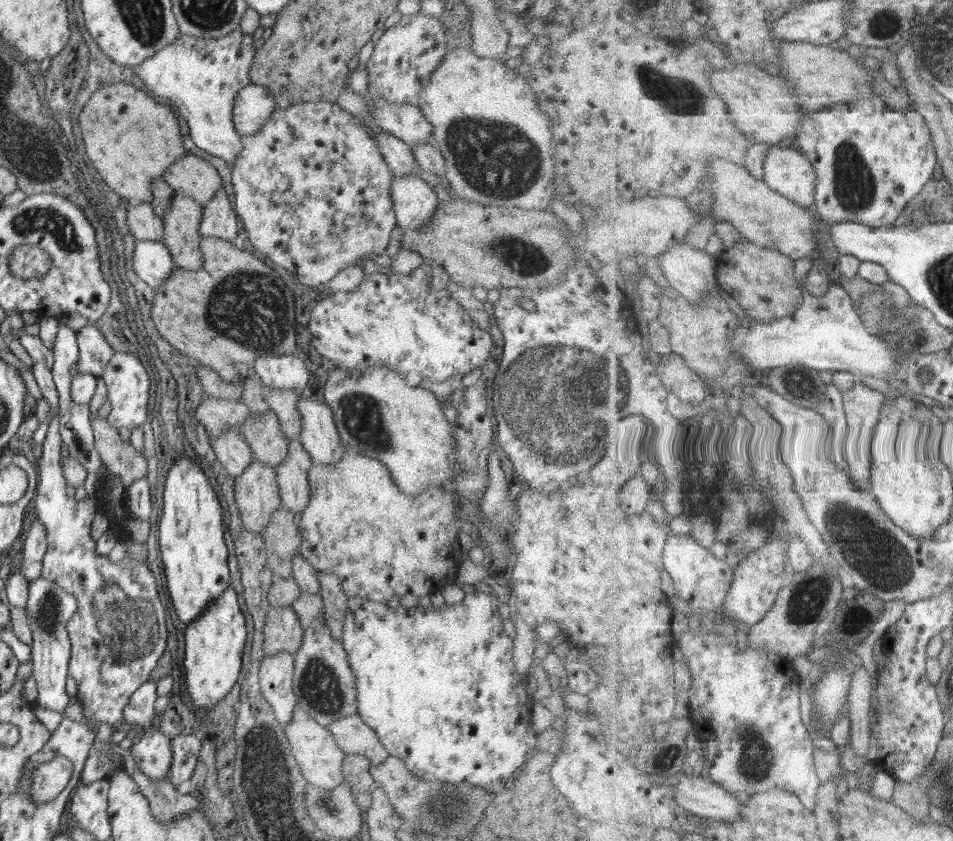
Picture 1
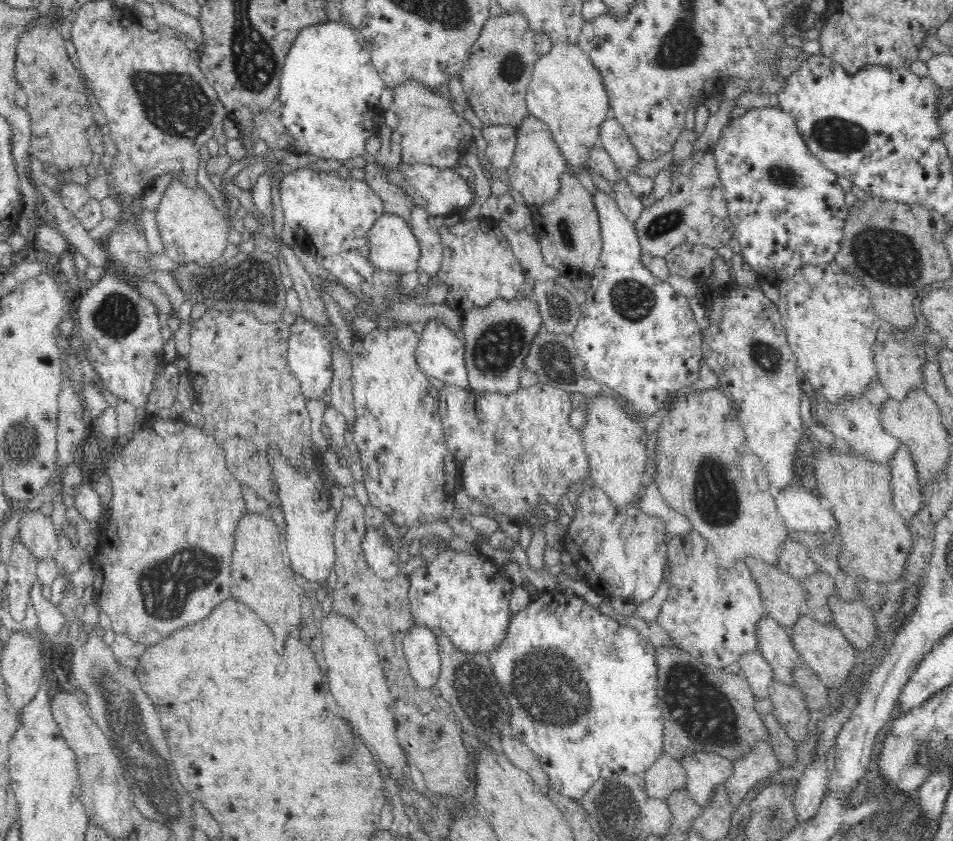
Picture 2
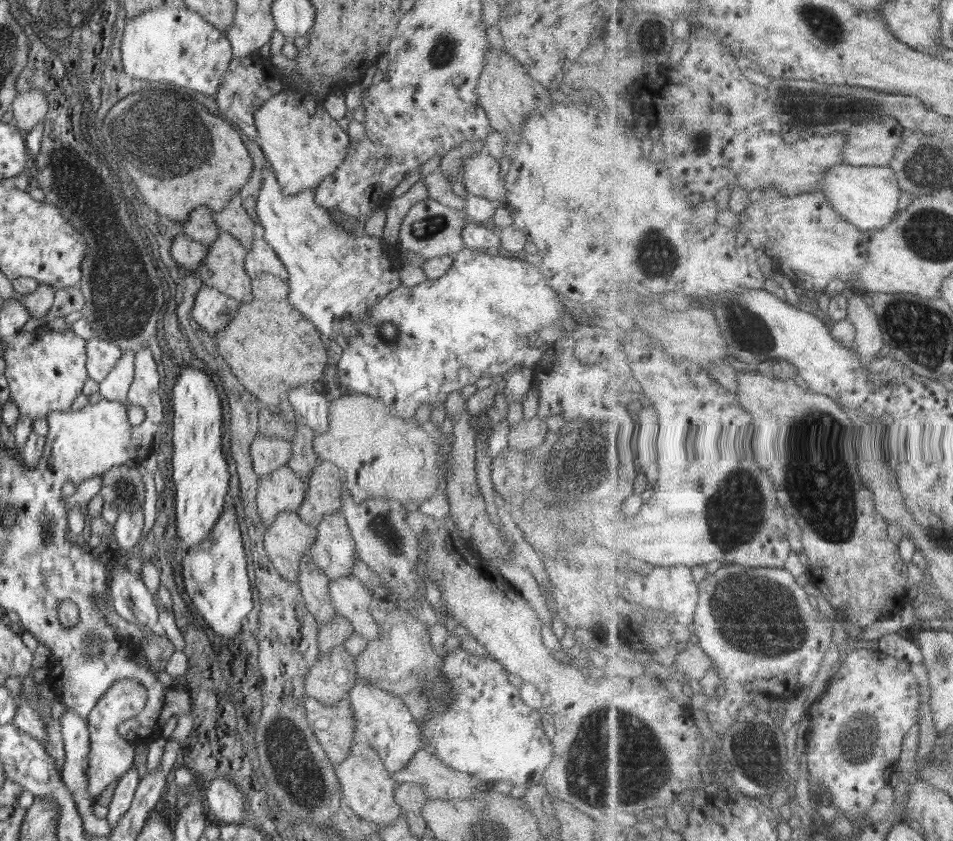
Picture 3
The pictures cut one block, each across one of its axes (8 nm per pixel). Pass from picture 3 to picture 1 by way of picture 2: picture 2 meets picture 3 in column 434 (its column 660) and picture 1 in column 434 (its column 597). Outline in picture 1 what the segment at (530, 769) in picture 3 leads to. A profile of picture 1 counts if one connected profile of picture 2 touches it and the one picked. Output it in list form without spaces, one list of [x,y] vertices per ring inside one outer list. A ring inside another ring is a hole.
[[[482,588],[470,594],[466,593],[463,602],[452,604],[452,606],[445,604],[442,608],[437,609],[419,606],[410,610],[404,607],[393,608],[387,603],[376,602],[358,595],[349,596],[341,643],[348,654],[348,660],[356,678],[359,717],[370,726],[370,729],[376,731],[389,754],[402,758],[406,768],[416,774],[418,778],[426,781],[441,781],[449,785],[467,782],[472,787],[478,786],[478,788],[486,788],[486,790],[490,786],[494,786],[498,790],[500,780],[510,778],[512,772],[524,764],[524,756],[532,748],[536,748],[538,736],[536,736],[536,731],[534,731],[530,720],[532,700],[530,700],[530,694],[526,689],[528,680],[525,675],[517,673],[512,660],[514,638],[504,631],[496,596],[490,591]]]

